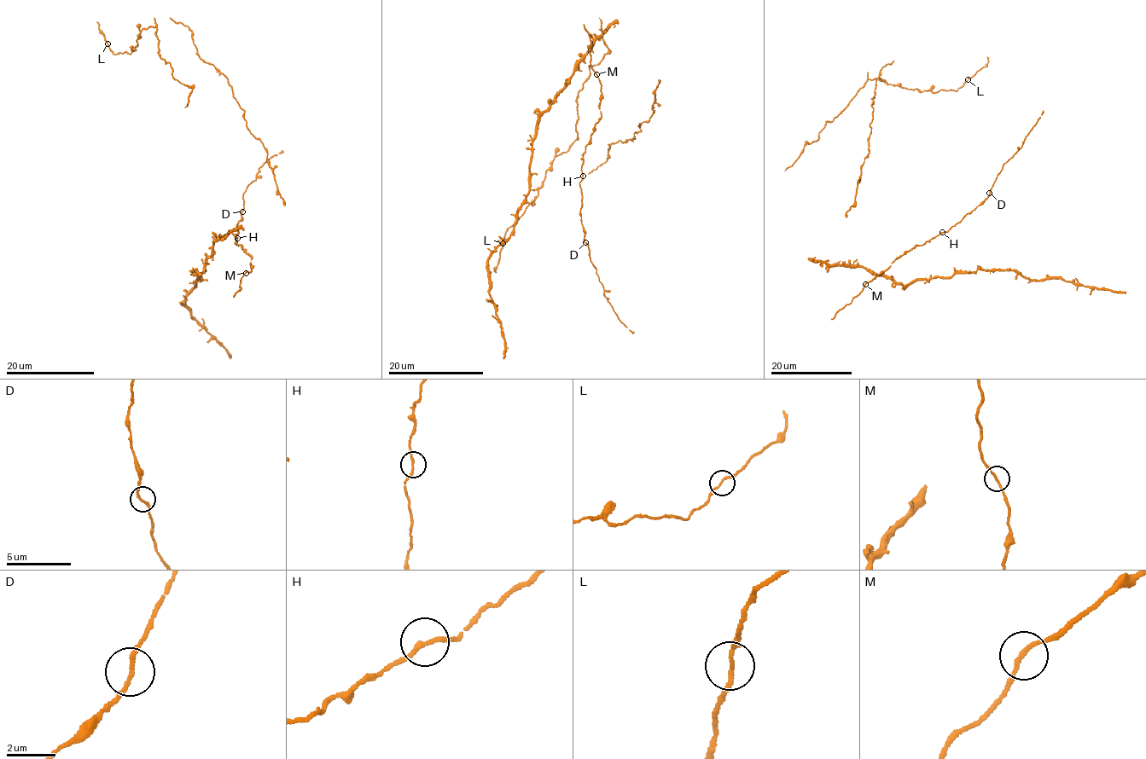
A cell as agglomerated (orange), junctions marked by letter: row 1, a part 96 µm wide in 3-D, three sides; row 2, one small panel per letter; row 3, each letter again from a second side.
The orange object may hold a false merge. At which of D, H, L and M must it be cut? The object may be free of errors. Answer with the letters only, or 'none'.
none

